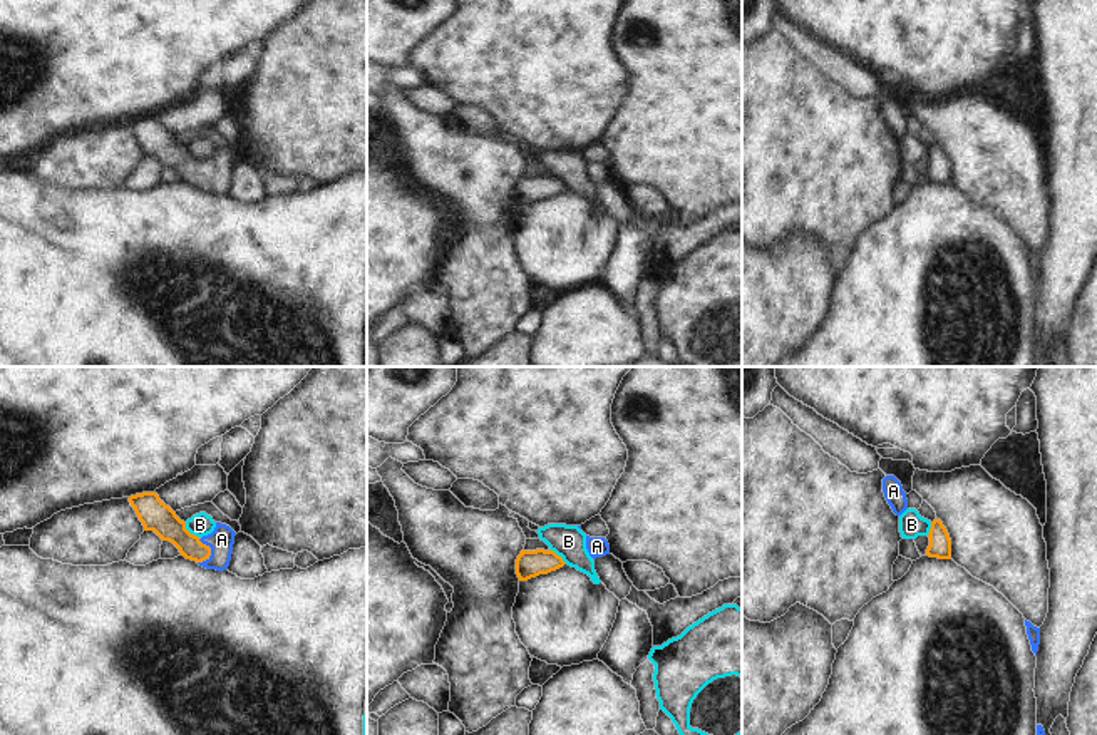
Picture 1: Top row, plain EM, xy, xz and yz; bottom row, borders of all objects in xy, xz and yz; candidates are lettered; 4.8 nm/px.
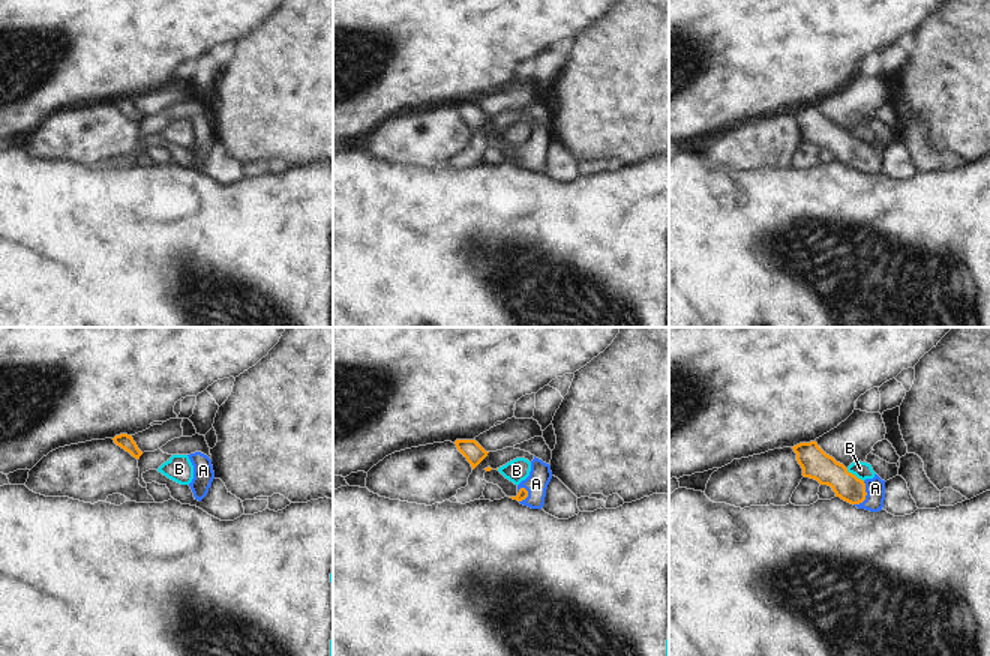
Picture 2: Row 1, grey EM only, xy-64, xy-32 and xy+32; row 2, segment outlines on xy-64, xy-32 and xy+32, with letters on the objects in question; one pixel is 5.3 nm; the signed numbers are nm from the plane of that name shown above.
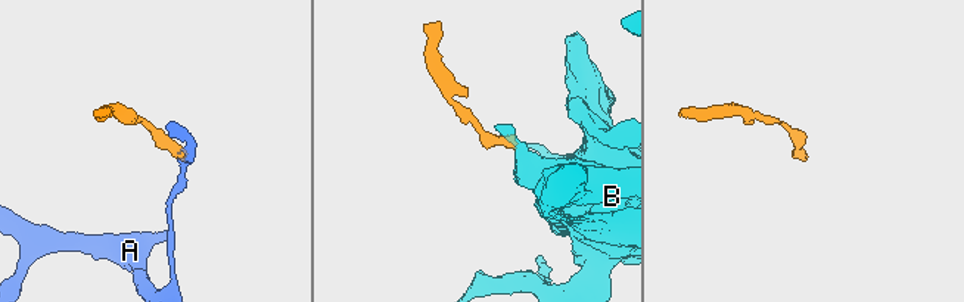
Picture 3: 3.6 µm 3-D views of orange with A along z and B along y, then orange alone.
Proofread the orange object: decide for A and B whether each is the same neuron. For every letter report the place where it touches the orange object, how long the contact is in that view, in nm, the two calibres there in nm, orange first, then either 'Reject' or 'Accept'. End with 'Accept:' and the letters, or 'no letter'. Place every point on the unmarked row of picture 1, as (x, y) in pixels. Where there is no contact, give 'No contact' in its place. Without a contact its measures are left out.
A: Touches orange at xy (210, 176). Shared border 130 nm. Thickness 140 nm (orange) against 120 nm. Accept
B: Touches orange at xy (190, 158). Shared border 110 nm. Thickness 150 nm (orange) against 110 nm. Reject
Accept: A.

